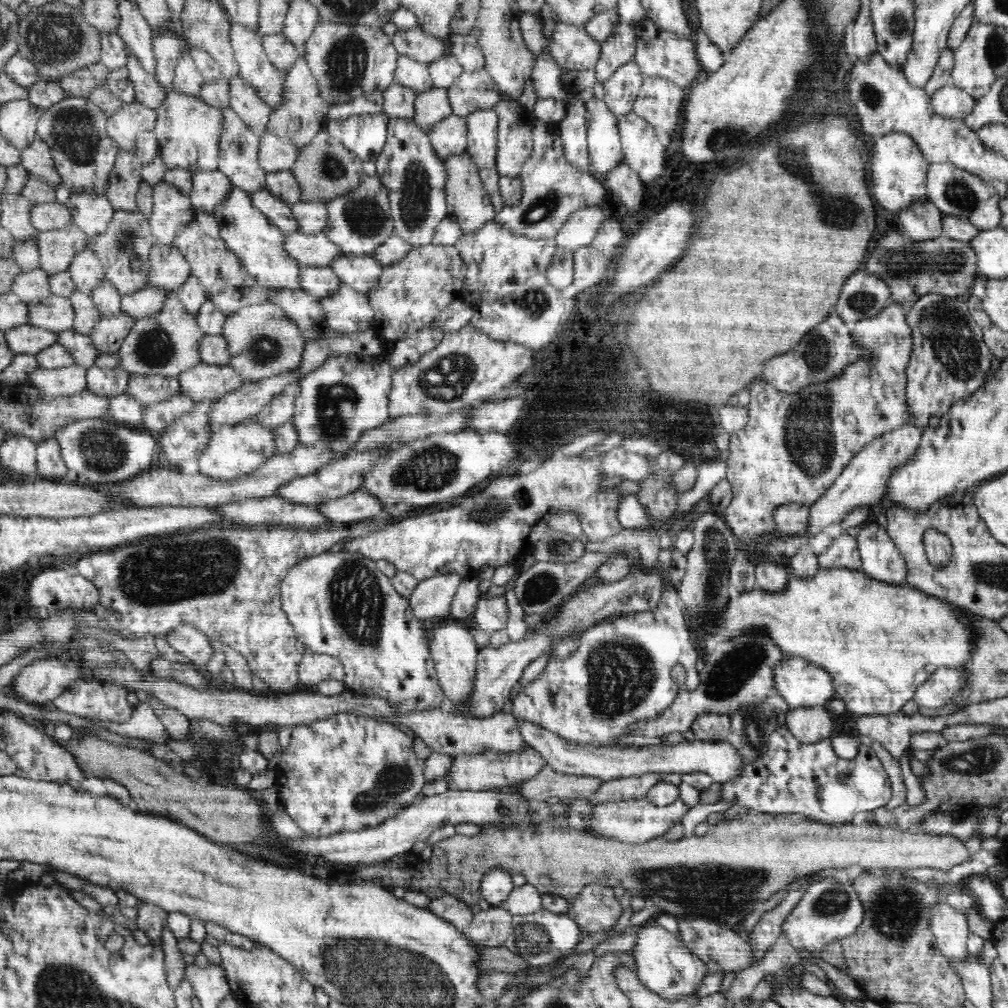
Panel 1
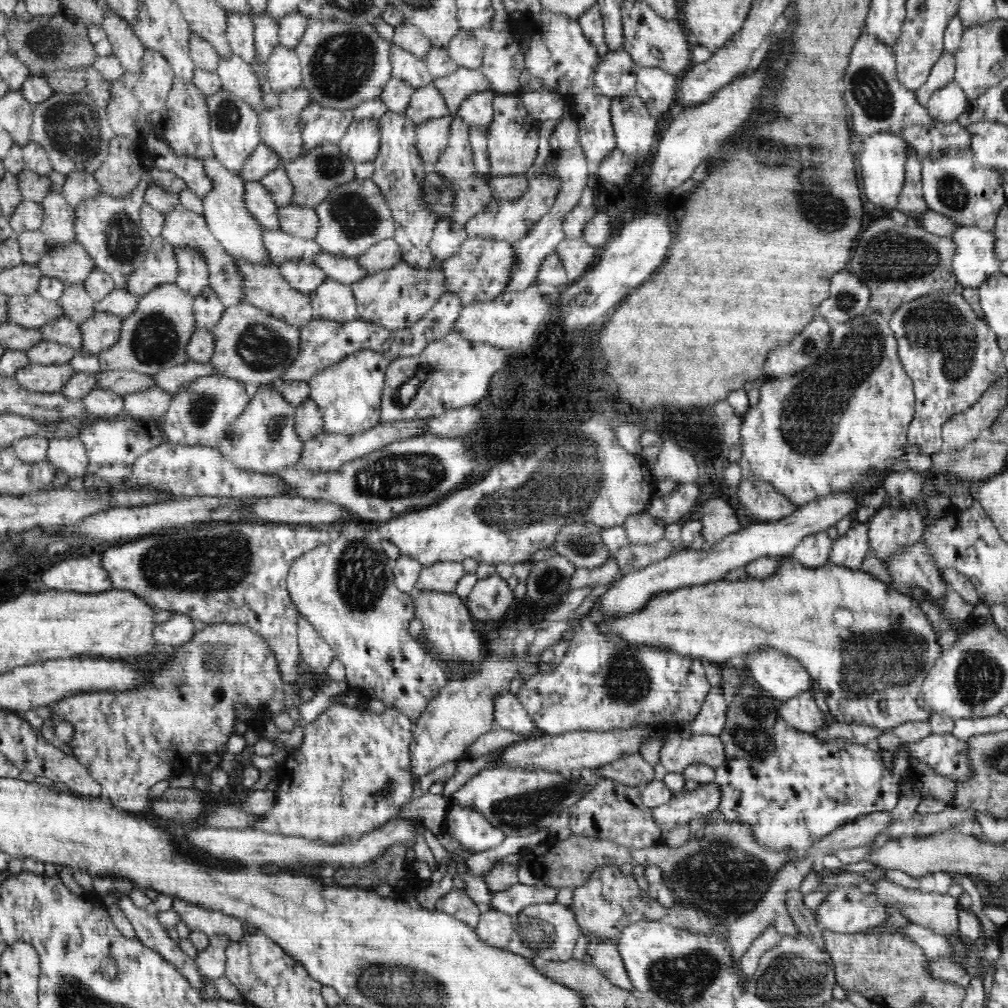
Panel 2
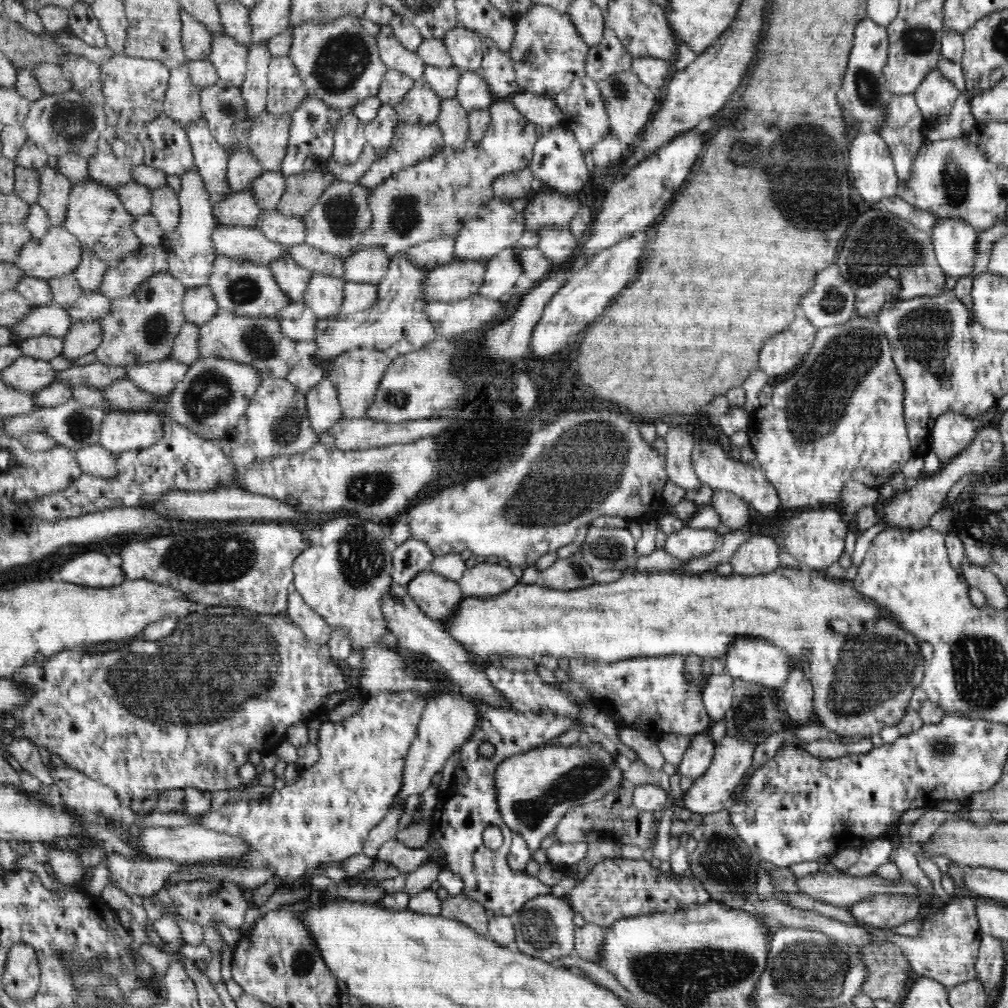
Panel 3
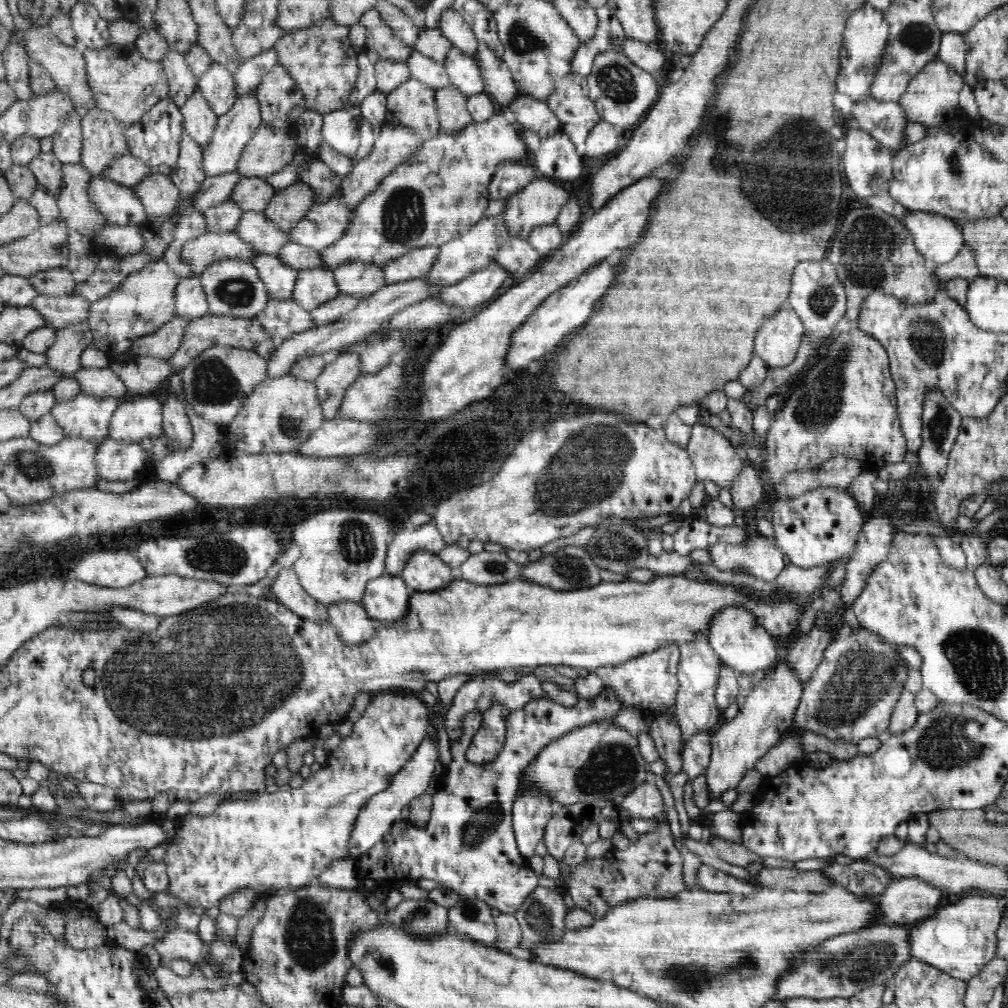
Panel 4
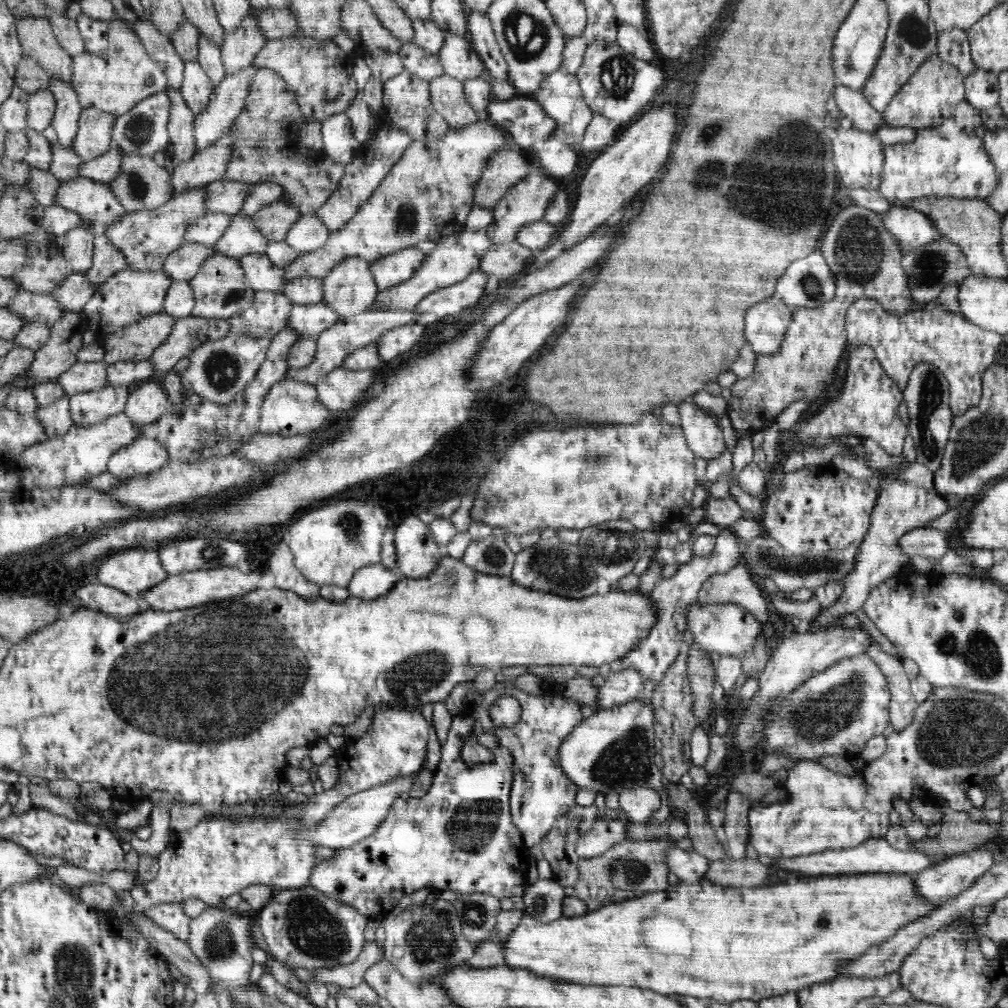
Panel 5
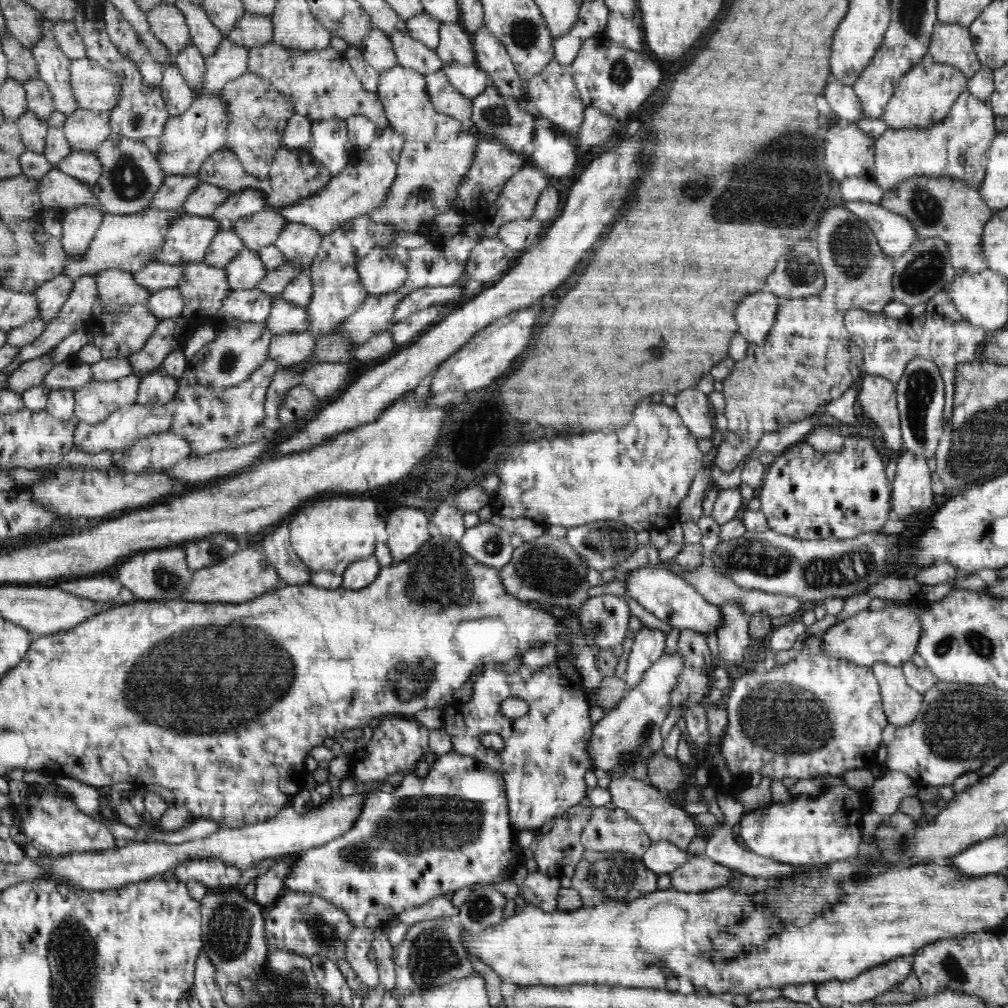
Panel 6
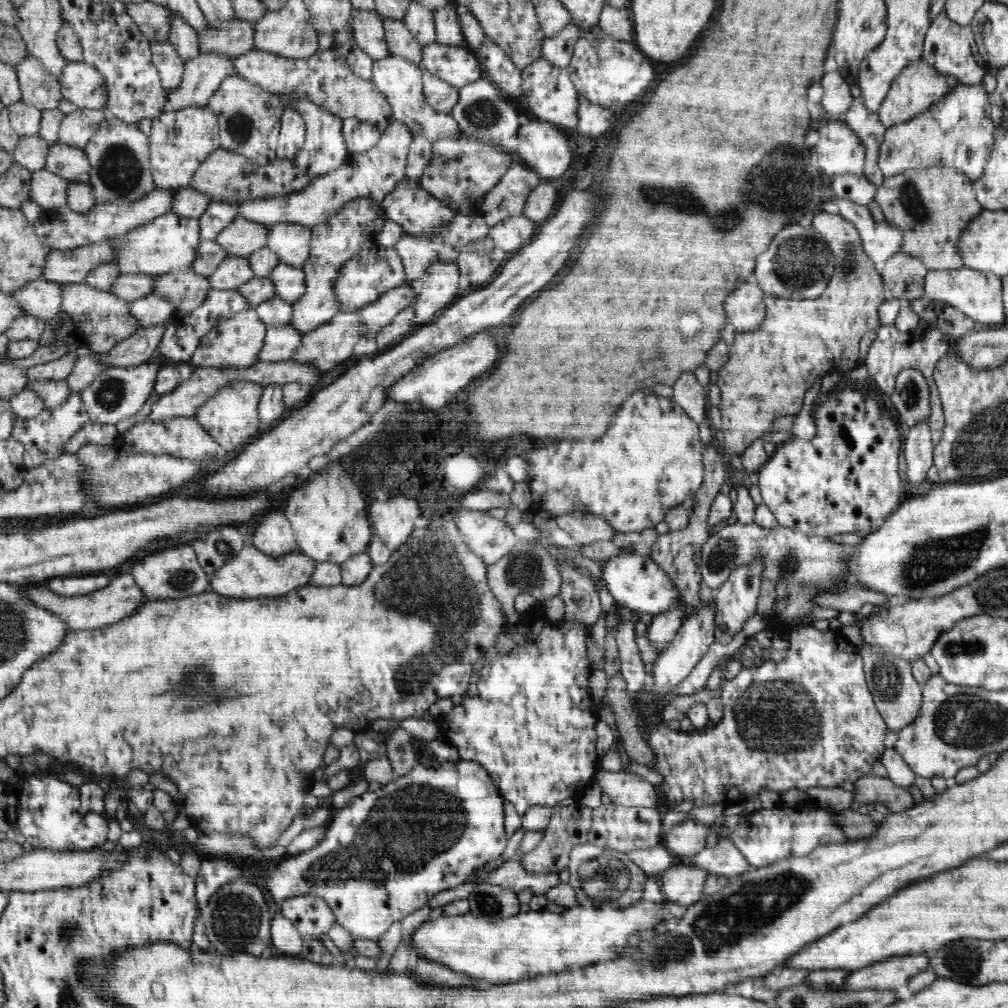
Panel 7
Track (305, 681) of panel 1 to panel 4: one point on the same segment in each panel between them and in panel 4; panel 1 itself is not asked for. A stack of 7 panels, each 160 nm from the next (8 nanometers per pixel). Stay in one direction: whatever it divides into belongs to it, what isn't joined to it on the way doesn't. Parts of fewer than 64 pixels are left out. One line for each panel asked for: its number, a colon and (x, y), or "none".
2: (316, 654)
3: (314, 627)
4: (286, 589)

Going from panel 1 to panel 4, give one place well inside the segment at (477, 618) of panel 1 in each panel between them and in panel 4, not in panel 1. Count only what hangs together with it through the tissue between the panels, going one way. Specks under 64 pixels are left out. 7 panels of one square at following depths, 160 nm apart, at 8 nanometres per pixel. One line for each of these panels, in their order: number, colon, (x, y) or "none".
2: (490, 601)
3: (485, 580)
4: (485, 568)

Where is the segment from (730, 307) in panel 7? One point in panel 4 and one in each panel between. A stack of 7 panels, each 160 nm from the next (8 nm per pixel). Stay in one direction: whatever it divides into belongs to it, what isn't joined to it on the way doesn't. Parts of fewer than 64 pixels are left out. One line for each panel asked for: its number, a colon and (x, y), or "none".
4: (778, 341)
5: (766, 323)
6: (755, 316)

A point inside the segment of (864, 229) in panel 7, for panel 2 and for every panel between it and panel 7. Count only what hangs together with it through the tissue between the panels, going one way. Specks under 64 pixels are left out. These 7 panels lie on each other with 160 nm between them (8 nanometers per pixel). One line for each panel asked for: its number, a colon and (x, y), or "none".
2: (975, 261)
3: (955, 247)
4: (938, 238)
5: (913, 230)
6: (895, 234)

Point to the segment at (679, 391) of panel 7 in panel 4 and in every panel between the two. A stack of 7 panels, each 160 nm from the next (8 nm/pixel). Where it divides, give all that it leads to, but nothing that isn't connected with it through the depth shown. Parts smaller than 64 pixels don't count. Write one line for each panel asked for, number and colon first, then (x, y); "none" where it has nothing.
4: (714, 458)
5: (704, 438)
6: (693, 406)

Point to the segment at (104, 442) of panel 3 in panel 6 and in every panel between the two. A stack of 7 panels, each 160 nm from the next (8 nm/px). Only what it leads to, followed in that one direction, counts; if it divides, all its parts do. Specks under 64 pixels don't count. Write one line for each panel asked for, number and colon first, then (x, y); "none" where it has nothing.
4: (138, 417)
5: (147, 402)
6: (156, 388)

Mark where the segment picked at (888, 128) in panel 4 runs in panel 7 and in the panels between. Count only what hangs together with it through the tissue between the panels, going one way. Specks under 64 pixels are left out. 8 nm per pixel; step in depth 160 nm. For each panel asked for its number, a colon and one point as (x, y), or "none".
5: (852, 104)
6: (844, 101)
7: (837, 100)

